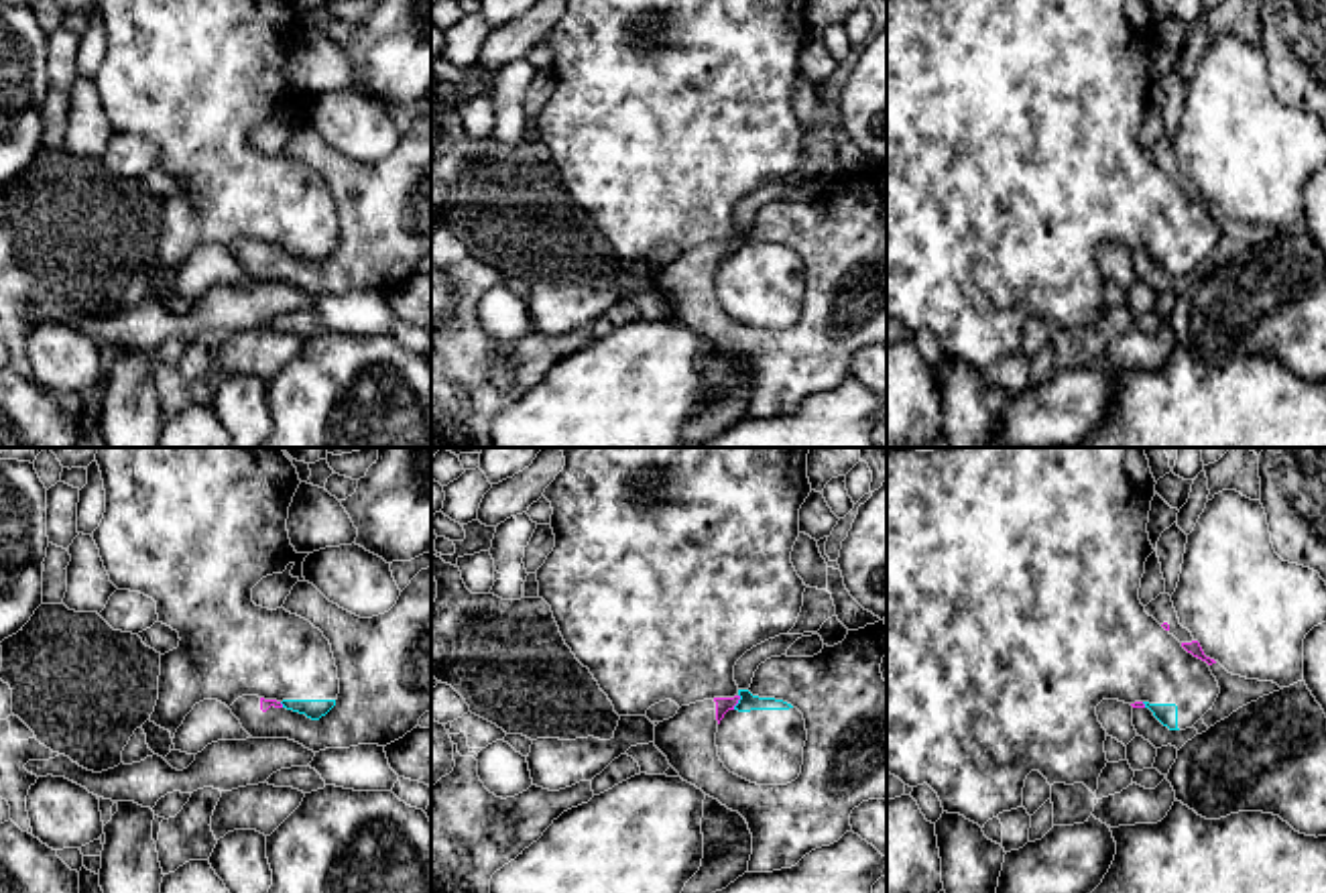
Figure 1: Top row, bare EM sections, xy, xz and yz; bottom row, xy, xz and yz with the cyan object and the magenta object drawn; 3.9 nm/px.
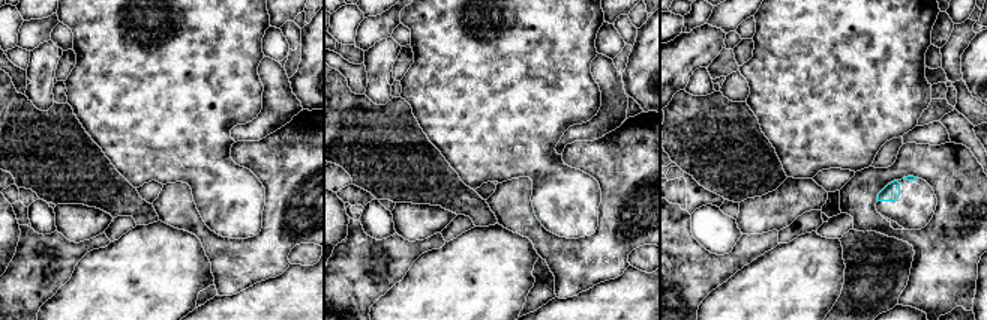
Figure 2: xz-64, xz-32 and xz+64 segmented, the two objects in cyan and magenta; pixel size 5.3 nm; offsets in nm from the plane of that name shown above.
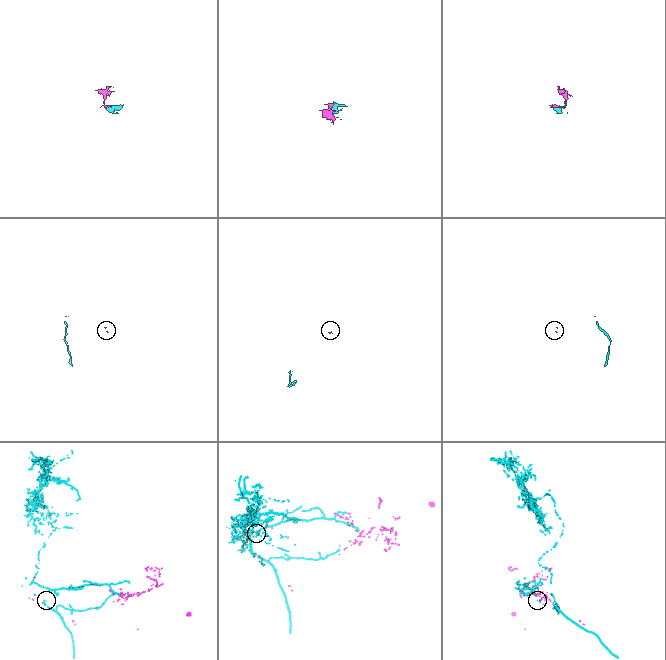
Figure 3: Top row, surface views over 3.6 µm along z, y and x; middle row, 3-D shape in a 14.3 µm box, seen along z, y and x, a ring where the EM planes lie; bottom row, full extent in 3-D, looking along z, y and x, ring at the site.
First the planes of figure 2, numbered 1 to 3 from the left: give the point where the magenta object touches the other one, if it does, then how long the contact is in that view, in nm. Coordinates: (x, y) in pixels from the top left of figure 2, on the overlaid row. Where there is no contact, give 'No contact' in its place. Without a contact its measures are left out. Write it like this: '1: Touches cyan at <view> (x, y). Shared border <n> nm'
1: No contact
2: No contact
3: No contact

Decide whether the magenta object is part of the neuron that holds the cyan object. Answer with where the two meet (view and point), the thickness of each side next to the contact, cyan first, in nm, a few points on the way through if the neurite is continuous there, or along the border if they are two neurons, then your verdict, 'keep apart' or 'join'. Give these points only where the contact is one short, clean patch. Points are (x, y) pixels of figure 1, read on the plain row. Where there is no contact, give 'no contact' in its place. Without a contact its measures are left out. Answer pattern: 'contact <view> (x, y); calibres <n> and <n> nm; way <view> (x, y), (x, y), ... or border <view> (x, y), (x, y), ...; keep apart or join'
contact xz (739, 247); calibres 70 and 60 nm; border xz (739, 239), (733, 253); keep apart

